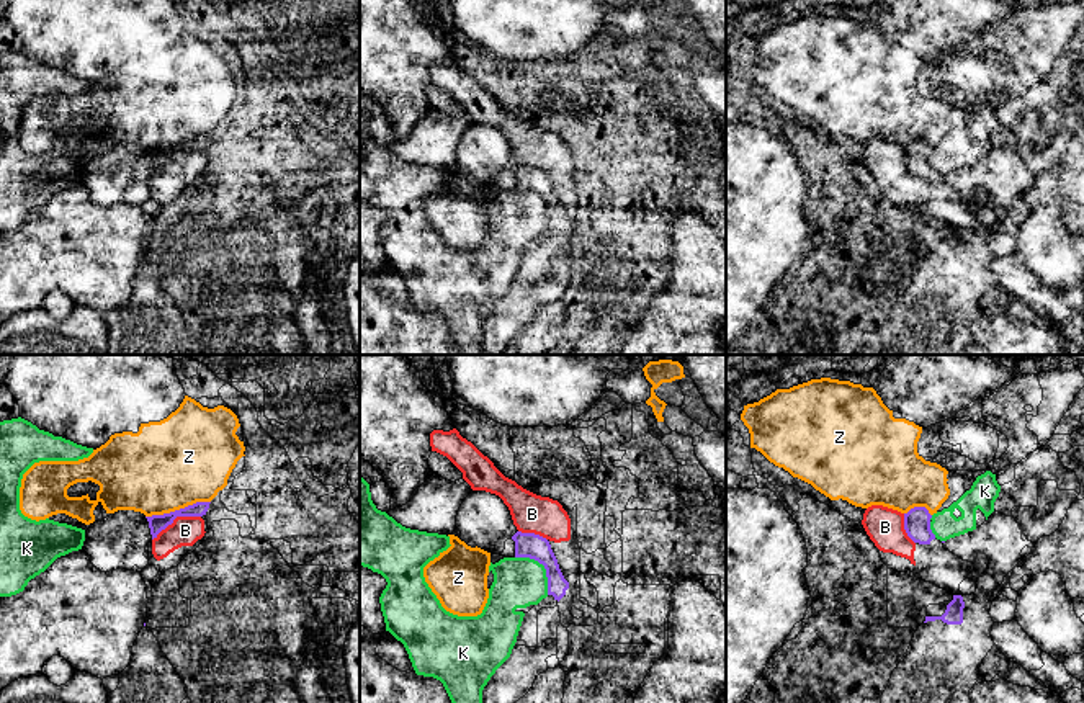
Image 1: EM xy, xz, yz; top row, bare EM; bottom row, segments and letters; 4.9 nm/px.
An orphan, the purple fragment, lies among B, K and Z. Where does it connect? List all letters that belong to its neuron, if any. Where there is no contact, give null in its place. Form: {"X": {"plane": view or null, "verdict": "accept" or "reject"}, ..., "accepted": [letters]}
{"B": {"plane": "xy", "verdict": "reject"}, "K": {"plane": "xz", "verdict": "reject"}, "Z": {"plane": "xy", "verdict": "reject"}, "accepted": []}

